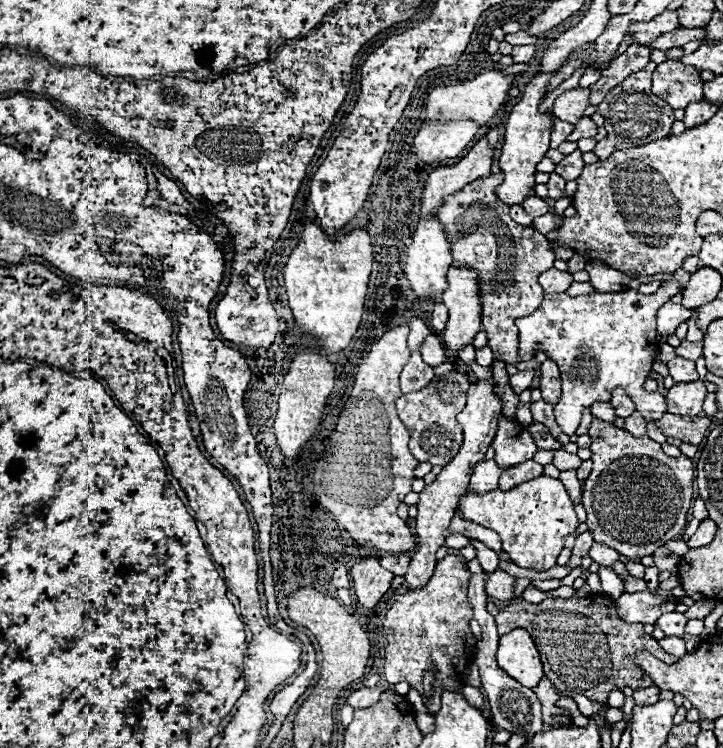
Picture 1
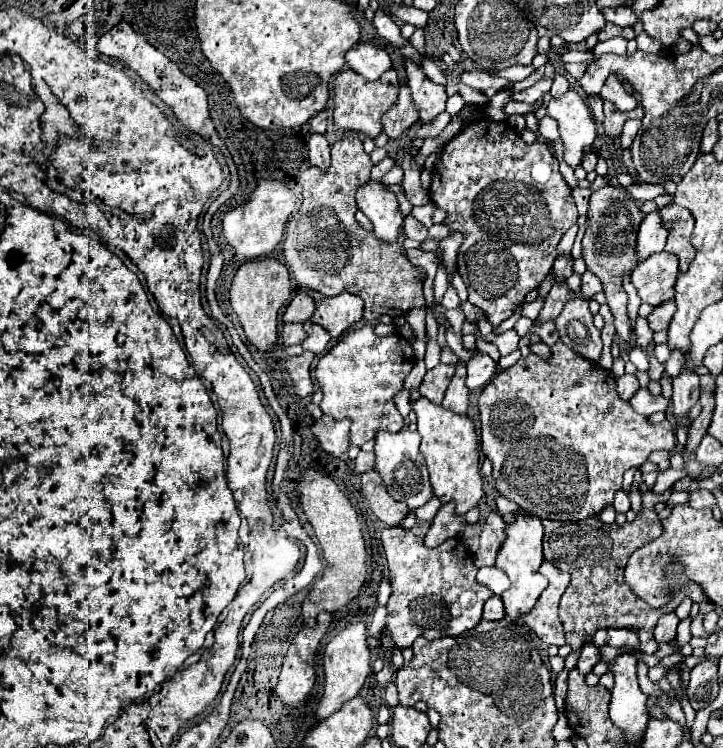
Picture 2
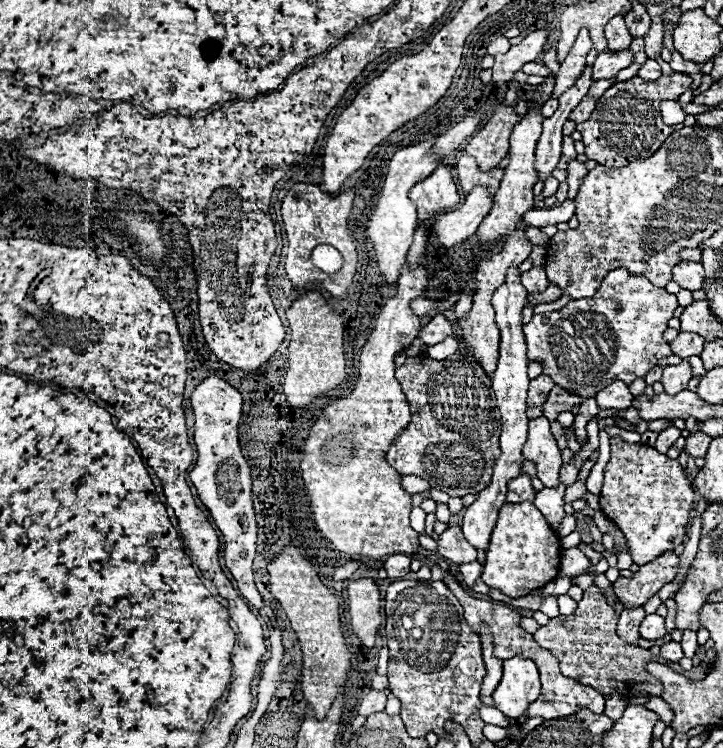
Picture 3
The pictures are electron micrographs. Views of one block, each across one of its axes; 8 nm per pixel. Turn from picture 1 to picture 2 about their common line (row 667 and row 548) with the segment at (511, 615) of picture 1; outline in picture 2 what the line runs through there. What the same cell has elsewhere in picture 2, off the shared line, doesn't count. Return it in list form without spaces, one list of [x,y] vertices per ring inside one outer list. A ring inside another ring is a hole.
[[[668,488],[662,494],[654,494],[652,490],[642,494],[642,510],[638,512],[634,522],[624,522],[622,526],[612,522],[610,526],[594,514],[594,518],[586,518],[586,522],[558,522],[544,520],[544,558],[554,562],[560,570],[570,572],[570,586],[566,588],[560,600],[560,620],[566,634],[566,644],[576,652],[582,644],[596,634],[598,628],[626,628],[626,630],[654,630],[656,620],[676,608],[668,604],[662,608],[652,608],[642,602],[624,582],[624,566],[630,554],[648,544],[650,540],[662,534],[662,520],[658,518],[654,504],[666,502],[672,494]]]

